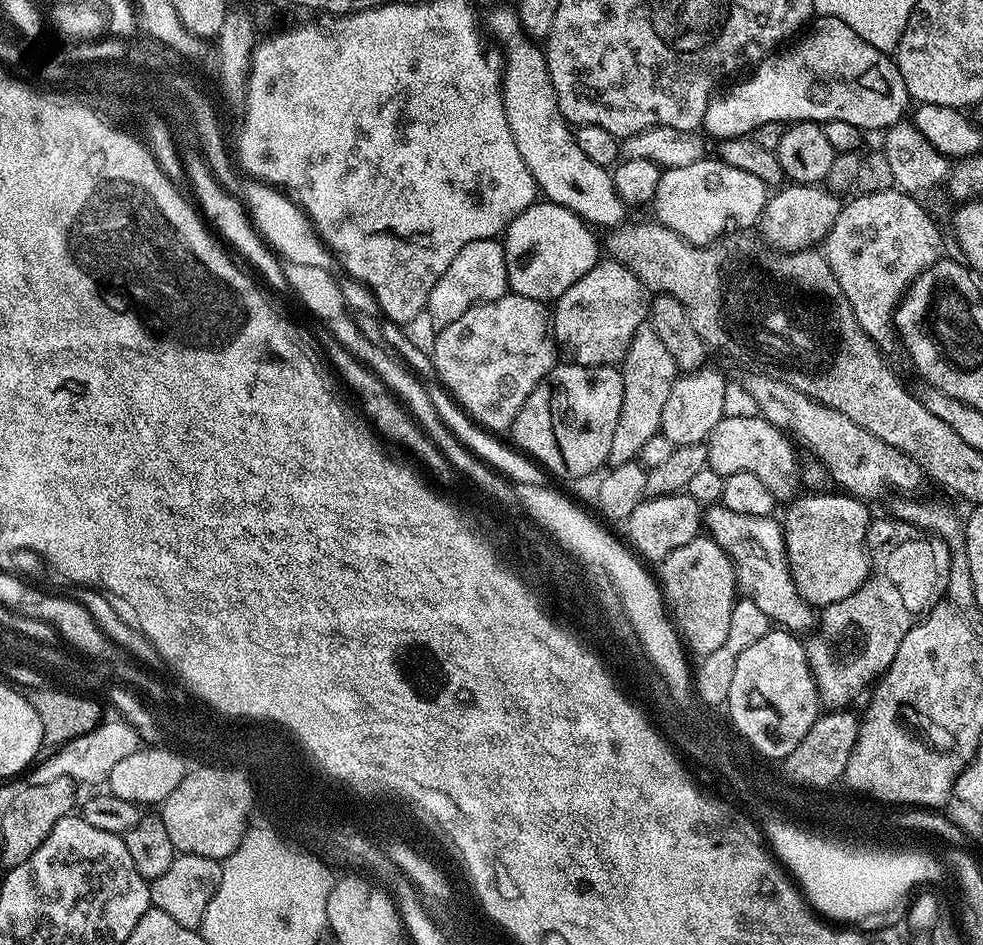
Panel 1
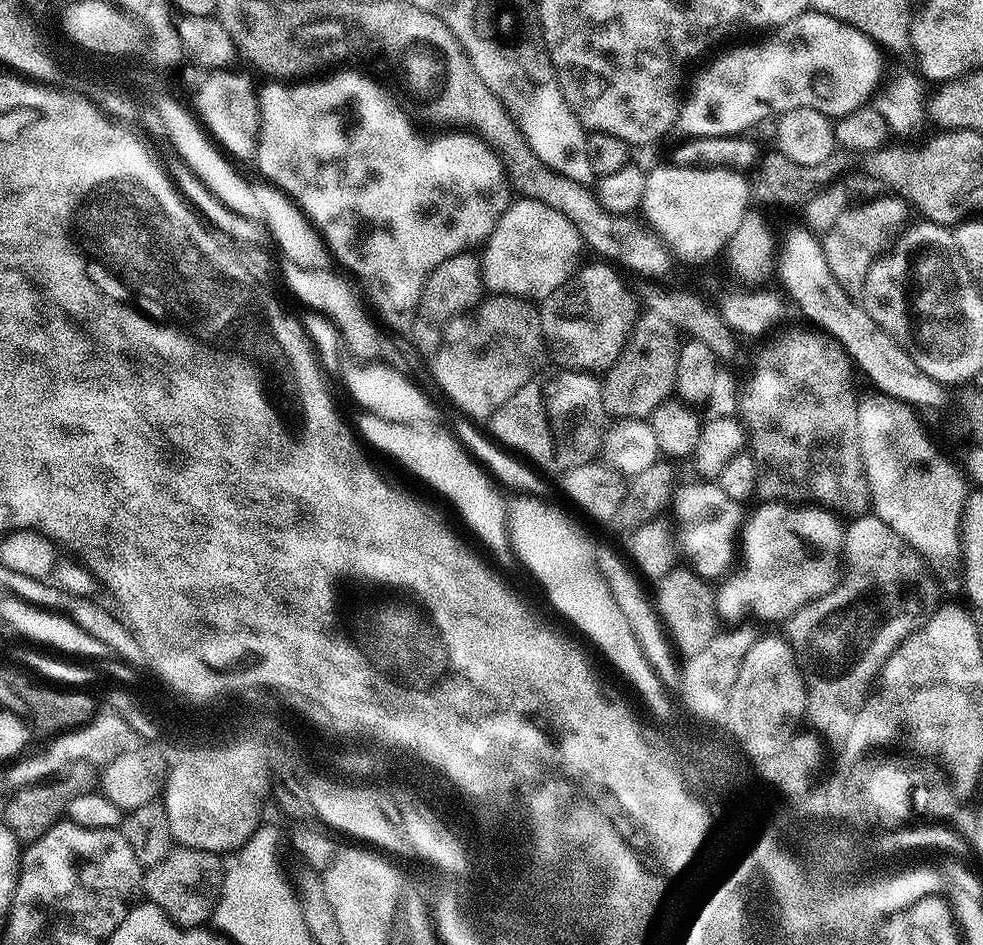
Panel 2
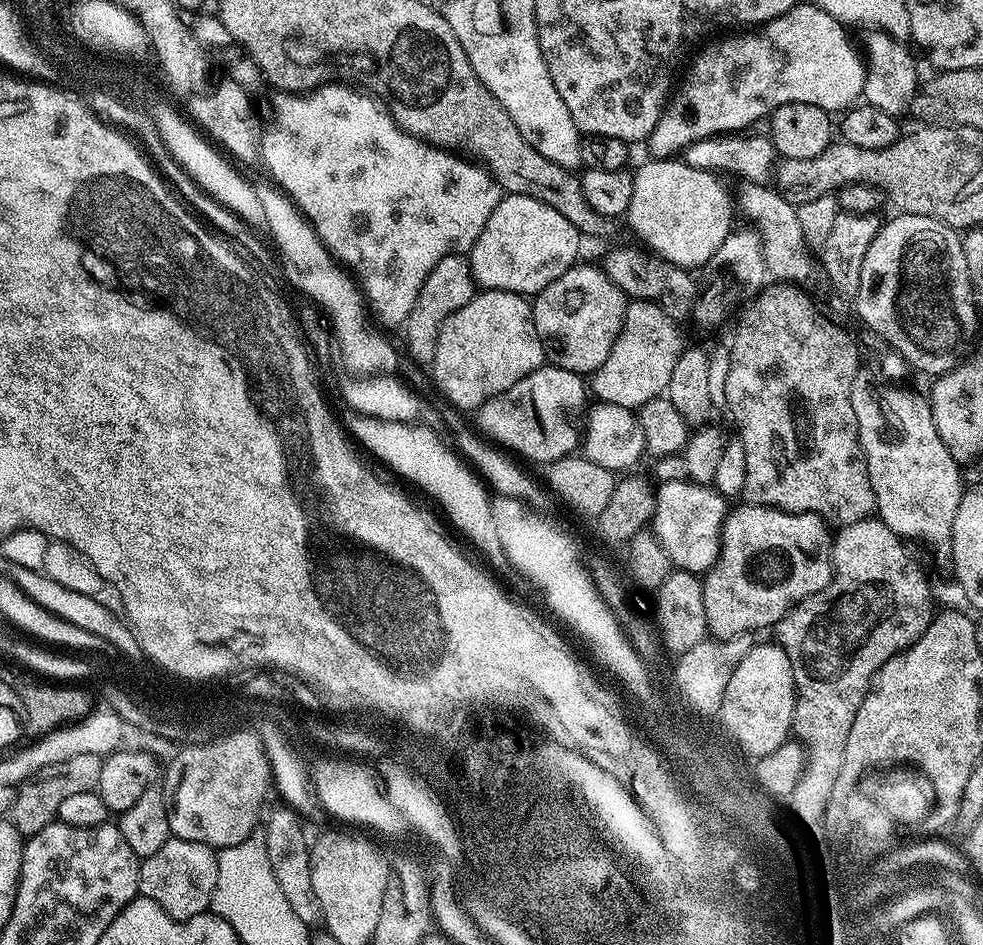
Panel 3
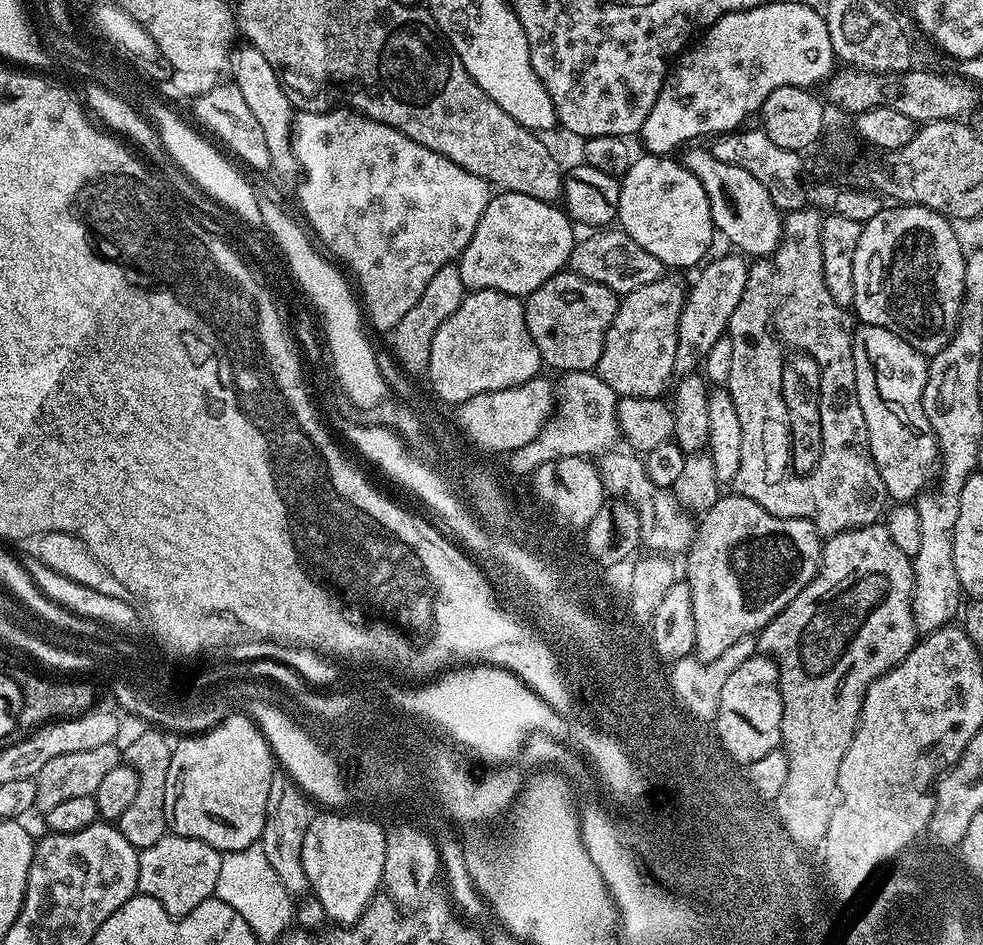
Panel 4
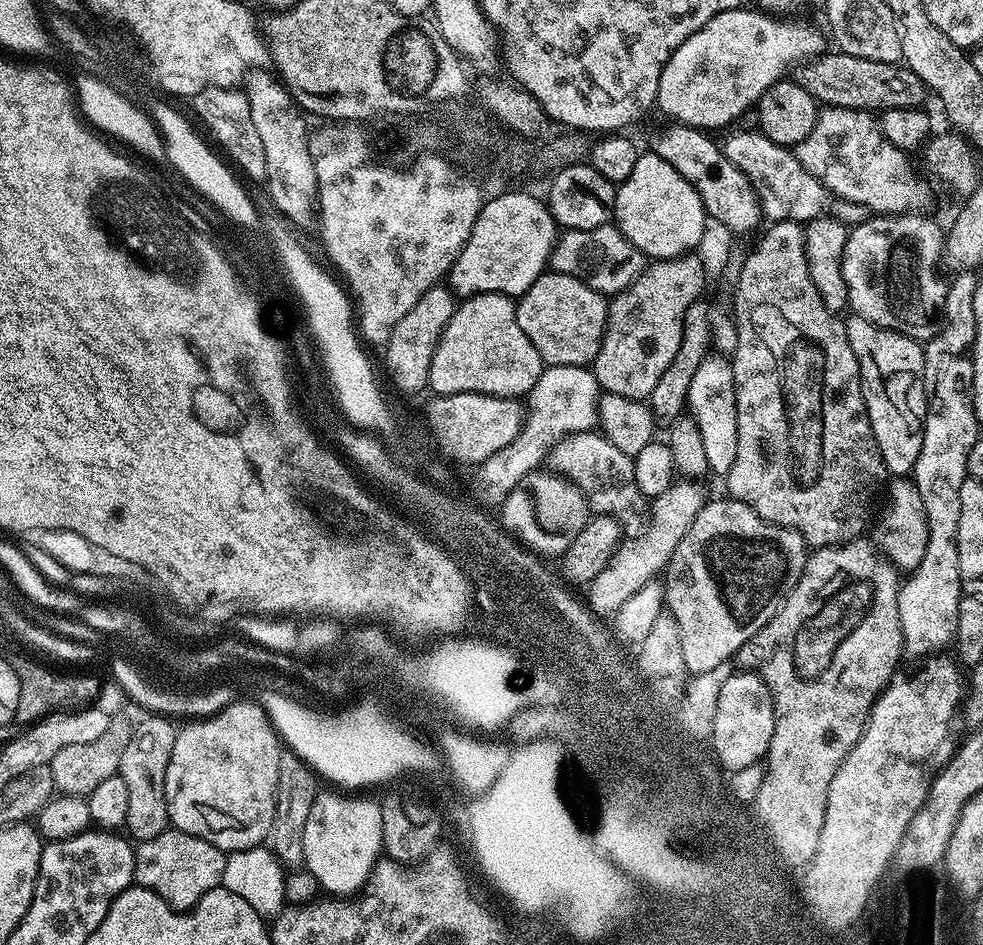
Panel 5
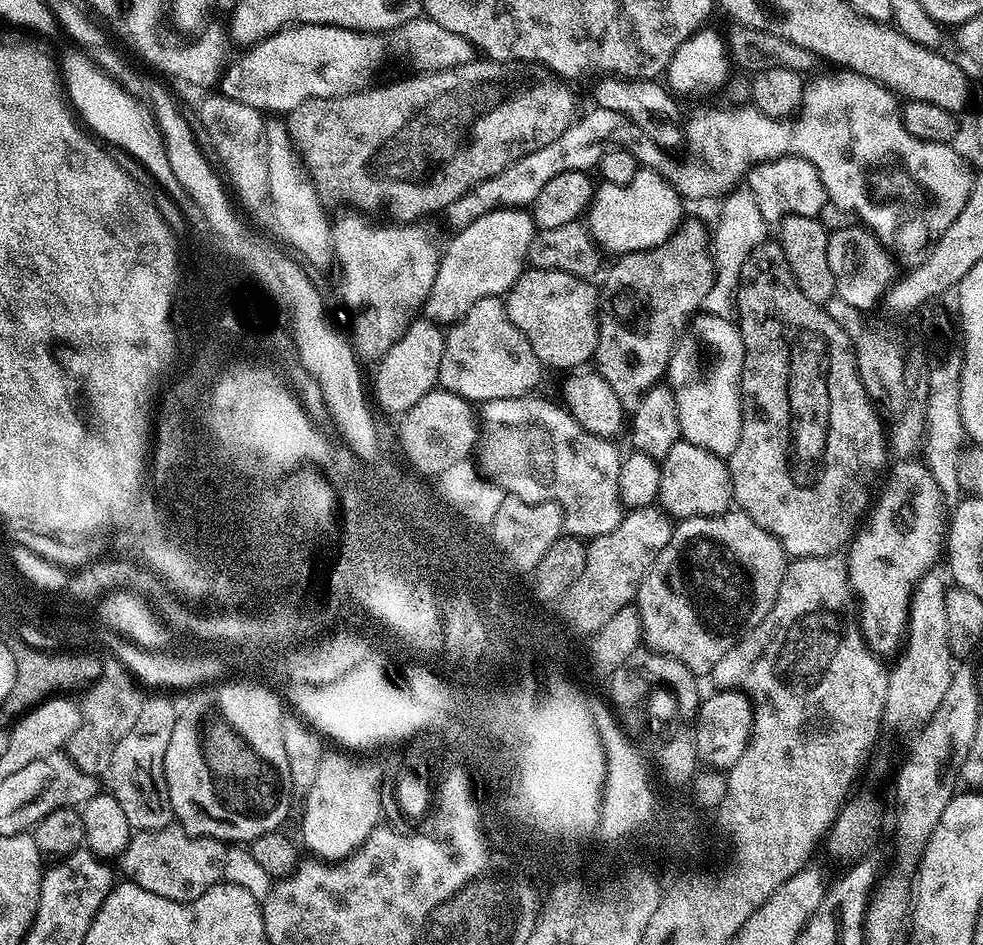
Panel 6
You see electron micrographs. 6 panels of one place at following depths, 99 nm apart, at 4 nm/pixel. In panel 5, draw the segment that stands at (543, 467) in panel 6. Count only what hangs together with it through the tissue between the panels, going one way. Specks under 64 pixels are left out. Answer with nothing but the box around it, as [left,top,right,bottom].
[546,430,646,537]

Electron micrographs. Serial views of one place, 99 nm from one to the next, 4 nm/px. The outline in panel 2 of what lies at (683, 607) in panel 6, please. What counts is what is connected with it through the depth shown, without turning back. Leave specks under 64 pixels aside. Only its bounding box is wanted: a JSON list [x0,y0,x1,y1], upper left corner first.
[716,502,846,622]

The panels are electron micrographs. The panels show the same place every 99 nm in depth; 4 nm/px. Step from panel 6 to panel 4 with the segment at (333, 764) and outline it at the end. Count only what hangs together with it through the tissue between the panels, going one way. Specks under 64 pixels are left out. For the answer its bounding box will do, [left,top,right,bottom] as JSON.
[302,810,388,926]

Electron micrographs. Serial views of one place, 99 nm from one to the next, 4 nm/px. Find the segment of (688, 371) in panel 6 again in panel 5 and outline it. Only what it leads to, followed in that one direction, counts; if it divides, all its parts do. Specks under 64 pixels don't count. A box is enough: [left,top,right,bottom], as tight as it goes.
[686,354,738,477]

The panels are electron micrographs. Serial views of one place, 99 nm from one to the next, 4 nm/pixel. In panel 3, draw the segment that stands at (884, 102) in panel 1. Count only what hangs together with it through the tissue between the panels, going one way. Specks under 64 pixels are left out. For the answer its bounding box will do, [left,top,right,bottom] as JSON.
[647,2,865,159]

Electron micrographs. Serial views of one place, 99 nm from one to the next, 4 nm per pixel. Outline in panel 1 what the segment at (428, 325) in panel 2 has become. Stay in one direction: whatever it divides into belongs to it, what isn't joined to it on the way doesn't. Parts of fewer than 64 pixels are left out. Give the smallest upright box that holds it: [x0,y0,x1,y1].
[426,238,508,326]

